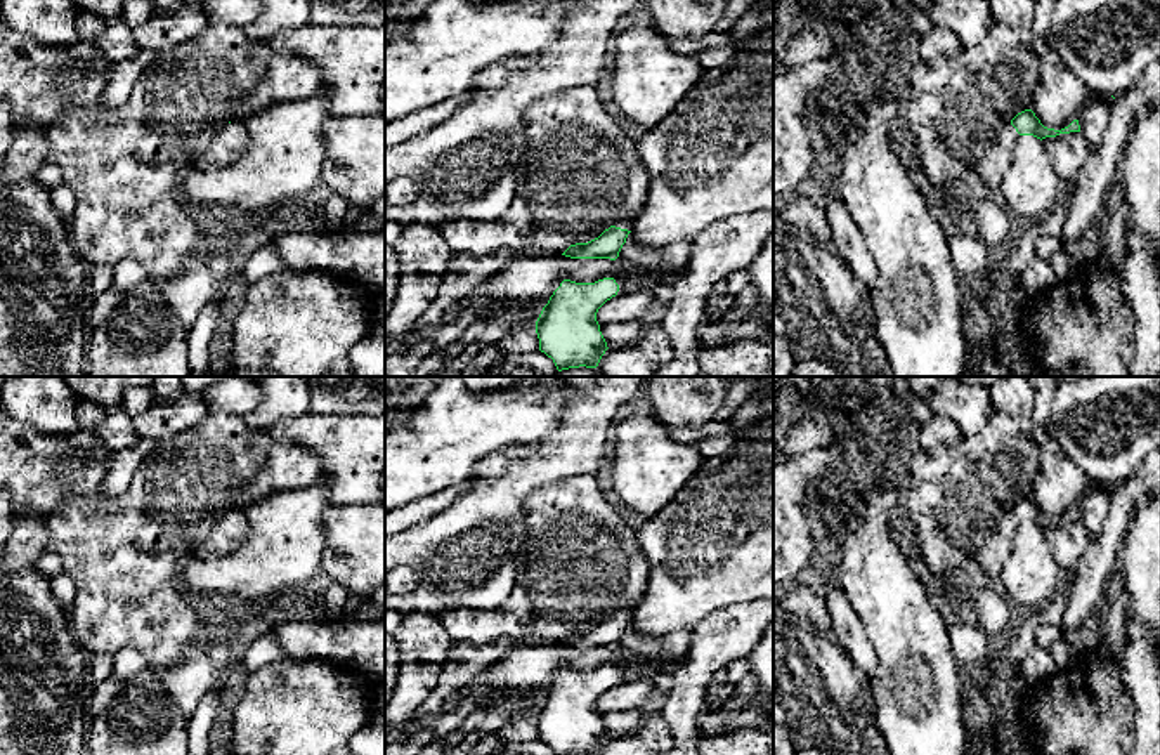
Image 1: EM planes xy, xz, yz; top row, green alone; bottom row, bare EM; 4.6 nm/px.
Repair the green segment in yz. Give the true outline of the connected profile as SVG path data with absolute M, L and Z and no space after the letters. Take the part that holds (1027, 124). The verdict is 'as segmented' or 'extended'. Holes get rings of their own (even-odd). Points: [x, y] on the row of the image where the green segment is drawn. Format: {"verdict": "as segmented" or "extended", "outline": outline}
{"verdict": "extended", "outline": "M1032 109L1018 113L992 141L992 144L974 161L976 187L999 186L1006 175L1014 148L1021 135L1037 139L1056 137L1059 134L1080 132L1079 120L1073 120L1061 130L1047 128L1040 123Z"}

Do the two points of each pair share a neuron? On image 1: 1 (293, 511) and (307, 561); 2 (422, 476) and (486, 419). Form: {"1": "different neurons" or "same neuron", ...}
{"1": "same neuron", "2": "same neuron"}

